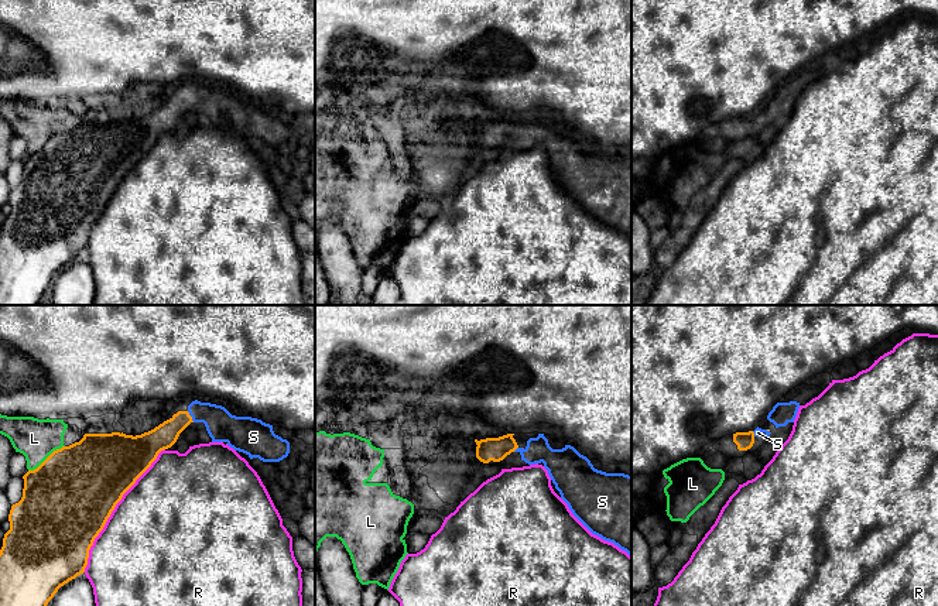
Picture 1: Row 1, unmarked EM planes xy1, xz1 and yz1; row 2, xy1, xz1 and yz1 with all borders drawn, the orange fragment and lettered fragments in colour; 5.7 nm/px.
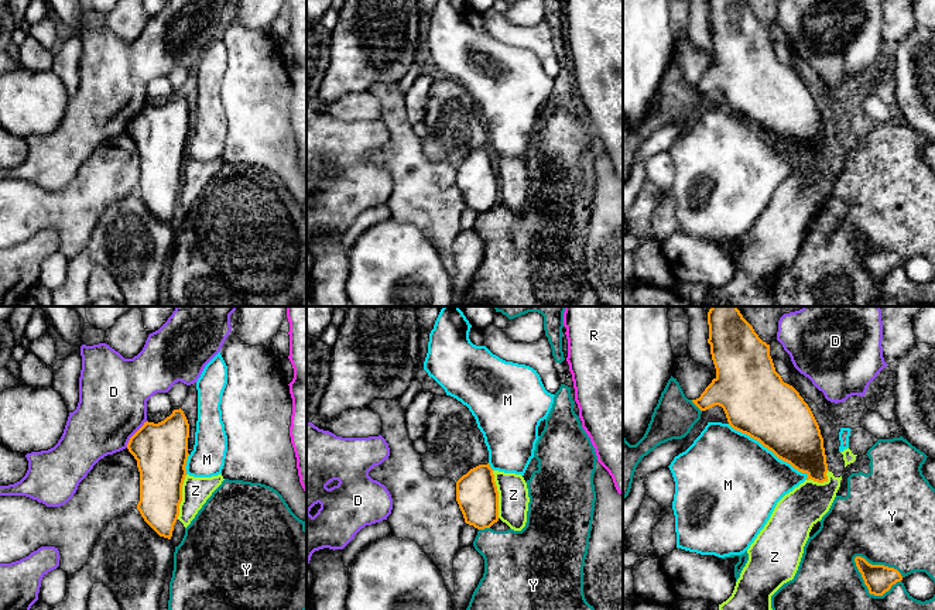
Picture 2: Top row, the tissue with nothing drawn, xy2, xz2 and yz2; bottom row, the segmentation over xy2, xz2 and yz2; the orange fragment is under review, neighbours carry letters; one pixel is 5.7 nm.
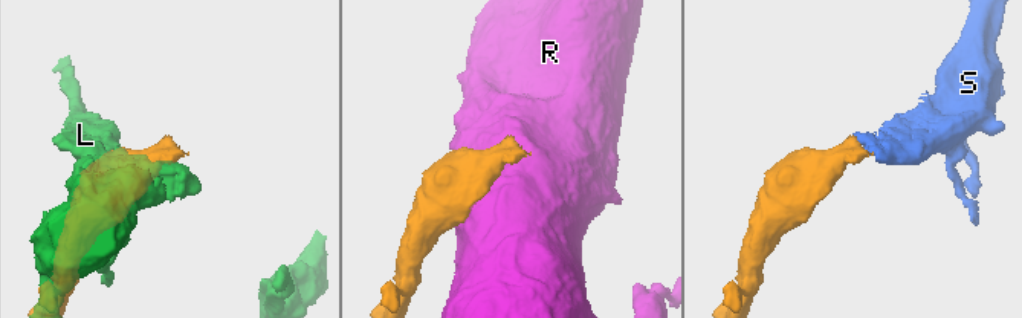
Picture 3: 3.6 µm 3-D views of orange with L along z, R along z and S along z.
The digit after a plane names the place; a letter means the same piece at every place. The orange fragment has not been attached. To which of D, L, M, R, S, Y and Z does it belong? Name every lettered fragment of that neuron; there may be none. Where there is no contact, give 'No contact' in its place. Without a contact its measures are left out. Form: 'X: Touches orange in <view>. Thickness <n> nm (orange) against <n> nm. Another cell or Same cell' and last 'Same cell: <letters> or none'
D: Touches orange in xy2. Thickness 300 nm (orange) against 380 nm. Another cell
L: Touches orange in xy1. Thickness 500 nm (orange) against 220 nm. Another cell
M: Touches orange in yz2. Thickness 360 nm (orange) against 480 nm. Another cell
R: Touches orange in xy1. Thickness 500 nm (orange) against 500 nm. Another cell
S: Touches orange in xy1. Thickness 140 nm (orange) against 180 nm. Same cell
Y: Touches orange in yz2. Thickness 160 nm (orange) against 480 nm. Another cell
Z: Touches orange in xz2. Thickness 240 nm (orange) against 180 nm. Another cell
Same cell: S

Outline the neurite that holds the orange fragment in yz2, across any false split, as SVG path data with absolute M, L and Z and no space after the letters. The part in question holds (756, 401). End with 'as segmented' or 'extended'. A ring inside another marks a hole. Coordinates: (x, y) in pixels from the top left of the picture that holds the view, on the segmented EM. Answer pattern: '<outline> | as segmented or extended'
M712 306L708 312L710 354L716 369L716 377L705 388L699 398L692 402L706 411L715 405L723 408L729 425L758 441L764 448L771 450L778 459L790 463L801 473L806 473L806 480L818 483L828 482L828 463L823 448L823 438L819 425L799 393L790 384L784 383L775 371L770 356L770 345L763 342L754 332L753 326L743 318L737 306Z | as segmented

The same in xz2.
M489 463L470 469L456 482L456 501L465 522L477 530L499 521L499 491Z | as segmented

